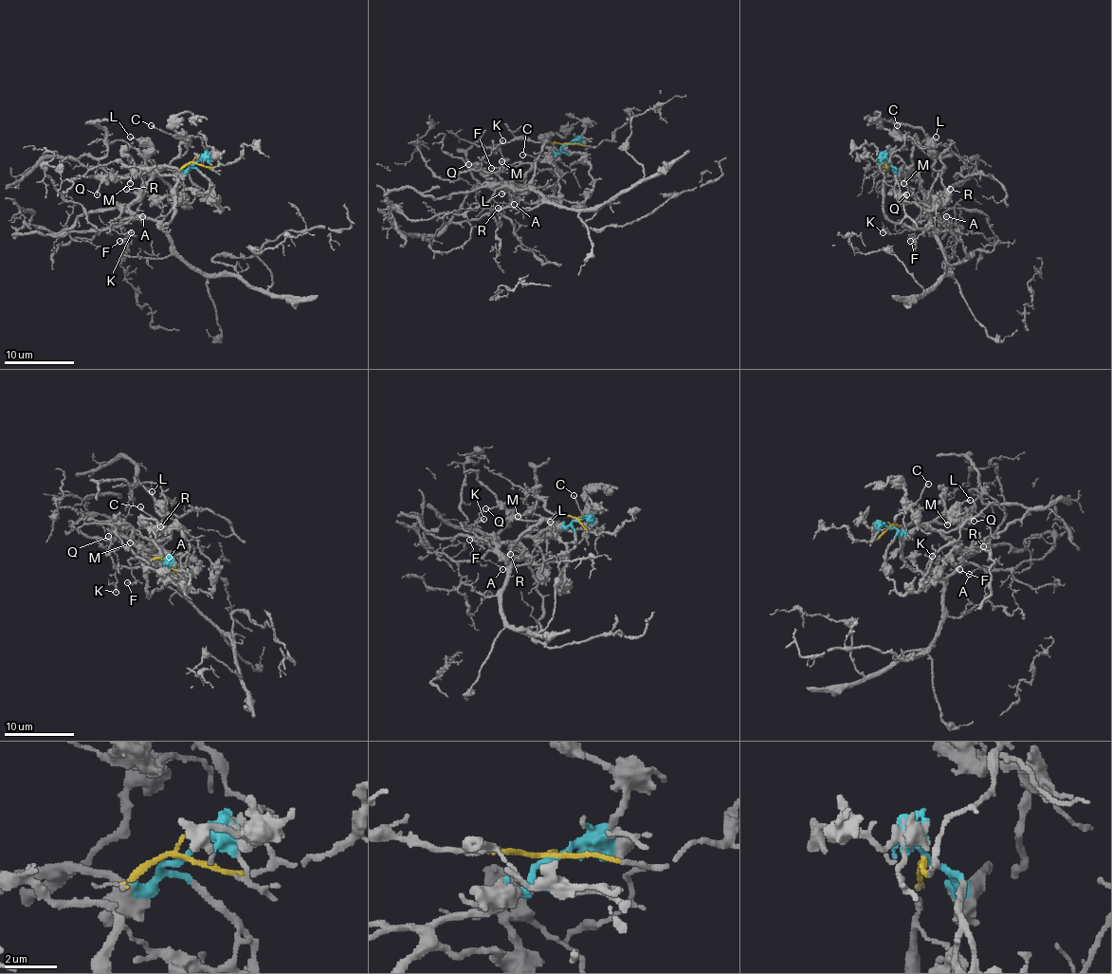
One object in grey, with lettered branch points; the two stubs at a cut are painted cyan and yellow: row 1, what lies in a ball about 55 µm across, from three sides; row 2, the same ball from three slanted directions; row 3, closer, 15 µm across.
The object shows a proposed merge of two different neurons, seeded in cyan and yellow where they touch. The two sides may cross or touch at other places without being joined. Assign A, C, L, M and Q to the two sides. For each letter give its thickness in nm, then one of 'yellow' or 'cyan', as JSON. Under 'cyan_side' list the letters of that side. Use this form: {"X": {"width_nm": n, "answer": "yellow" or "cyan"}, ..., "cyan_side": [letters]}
{"A": {"width_nm": 90, "answer": "yellow"}, "C": {"width_nm": 160, "answer": "cyan"}, "L": {"width_nm": 140, "answer": "cyan"}, "M": {"width_nm": 240, "answer": "cyan"}, "Q": {"width_nm": 140, "answer": "cyan"}, "cyan_side": ["C", "L", "M", "Q"]}

